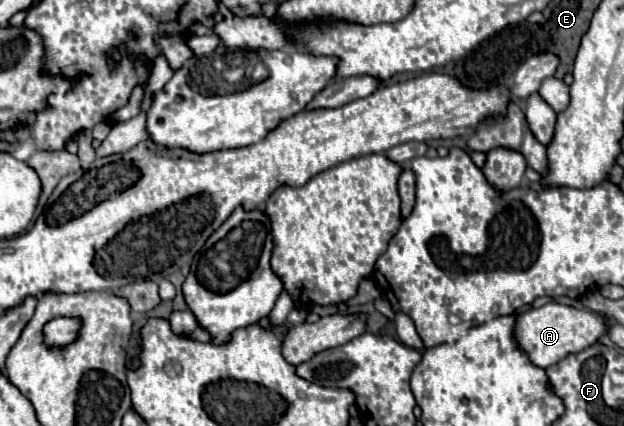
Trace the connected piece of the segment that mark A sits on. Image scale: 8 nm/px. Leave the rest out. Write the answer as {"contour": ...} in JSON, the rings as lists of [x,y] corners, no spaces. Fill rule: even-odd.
{"contour":[[[548,303],[538,309],[528,309],[516,315],[514,339],[520,351],[526,351],[530,363],[536,367],[550,367],[570,353],[578,353],[598,341],[606,333],[606,317],[592,313],[588,309],[574,309],[560,303]]]}

